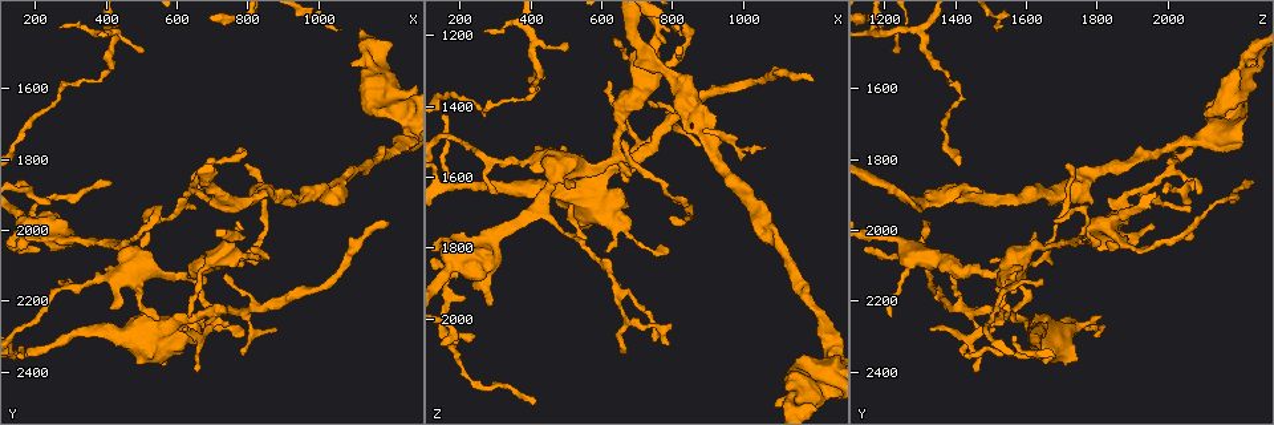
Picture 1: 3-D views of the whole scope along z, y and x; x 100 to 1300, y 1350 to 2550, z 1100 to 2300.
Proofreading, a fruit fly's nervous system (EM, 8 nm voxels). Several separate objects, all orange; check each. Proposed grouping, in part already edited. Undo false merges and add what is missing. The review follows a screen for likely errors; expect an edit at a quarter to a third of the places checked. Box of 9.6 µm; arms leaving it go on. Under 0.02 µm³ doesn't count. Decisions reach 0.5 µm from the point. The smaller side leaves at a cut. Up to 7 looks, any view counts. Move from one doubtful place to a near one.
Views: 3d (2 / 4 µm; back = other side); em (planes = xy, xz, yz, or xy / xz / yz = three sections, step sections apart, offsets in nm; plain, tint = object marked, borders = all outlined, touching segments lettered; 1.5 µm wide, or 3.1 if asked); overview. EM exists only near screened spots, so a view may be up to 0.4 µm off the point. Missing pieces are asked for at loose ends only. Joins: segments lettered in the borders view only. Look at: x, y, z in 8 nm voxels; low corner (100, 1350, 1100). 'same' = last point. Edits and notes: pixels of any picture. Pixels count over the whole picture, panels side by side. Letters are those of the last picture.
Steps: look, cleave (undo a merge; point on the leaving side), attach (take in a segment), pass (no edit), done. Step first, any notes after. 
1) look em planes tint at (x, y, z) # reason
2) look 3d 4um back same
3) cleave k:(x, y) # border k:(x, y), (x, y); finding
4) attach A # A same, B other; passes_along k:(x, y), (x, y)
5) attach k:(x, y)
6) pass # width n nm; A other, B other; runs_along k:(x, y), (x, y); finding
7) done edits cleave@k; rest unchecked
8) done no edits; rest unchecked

look em xz step 8 plain at (420, 2050, 1680) # two arms in line, one across

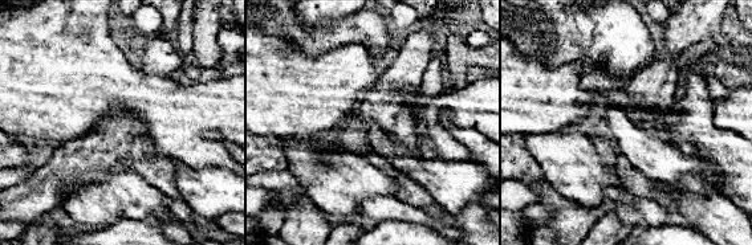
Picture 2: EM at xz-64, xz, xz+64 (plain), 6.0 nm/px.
look em xz step 8 borders same

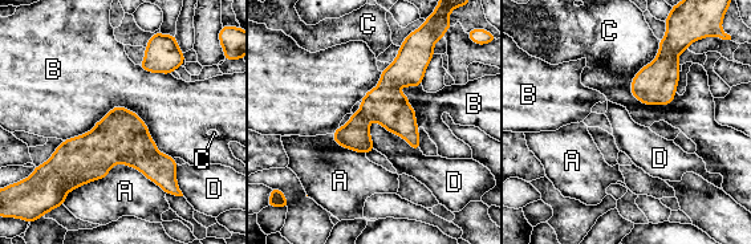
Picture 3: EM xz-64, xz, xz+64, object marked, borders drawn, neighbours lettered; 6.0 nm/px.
pass # A other, B other, C other, D other; runs_along 3:(413, 55), (386, 94), (340, 141); all the same cell

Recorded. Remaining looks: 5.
look 3d 4um at (650, 1890, 2090) # thin end

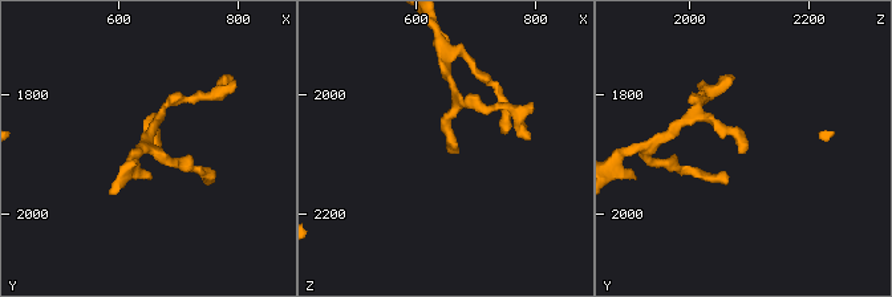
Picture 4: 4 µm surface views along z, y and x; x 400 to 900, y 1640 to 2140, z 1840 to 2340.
look em planes borders at (650, 1900, 2085) # need the tissue

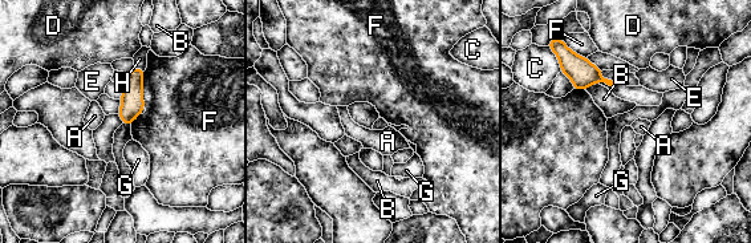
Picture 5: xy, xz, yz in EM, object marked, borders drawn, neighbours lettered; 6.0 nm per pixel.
pass # longest_contact F 240 nm; A other, B other, C other, D other, E other, F other, G other, H other; border 5:(145, 71), (143, 108); no lettered segment goes on from it

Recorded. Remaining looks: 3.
look em planes plain at (690, 2240, 1560) # sudden change in width

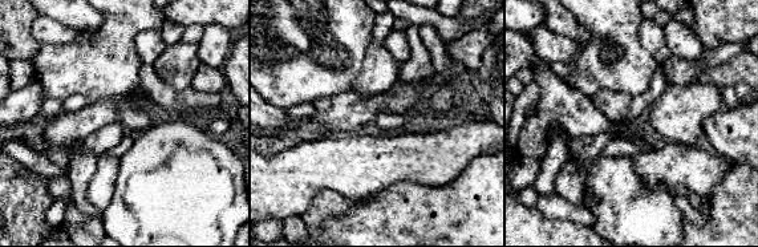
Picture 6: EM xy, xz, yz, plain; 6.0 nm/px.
look em planes borders same # see the neighbours

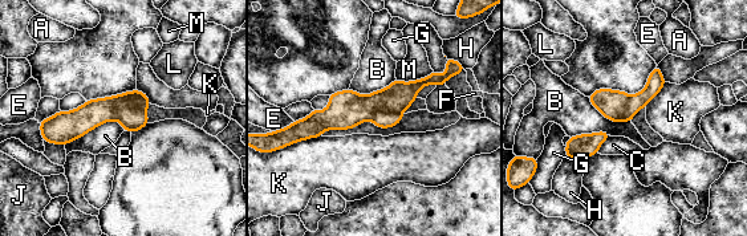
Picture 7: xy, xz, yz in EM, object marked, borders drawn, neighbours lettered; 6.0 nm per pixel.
cleave 7:(93, 113) # longest_contact B 380 nm; A other, B other, C other, E other, F other, G other, H other, J other, K other, L other, M other; part_leaving 7:(442, 78), (346, 109), (297, 137); two cells meet here

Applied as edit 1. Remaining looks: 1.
done edits cleave@7; rest unchecked

